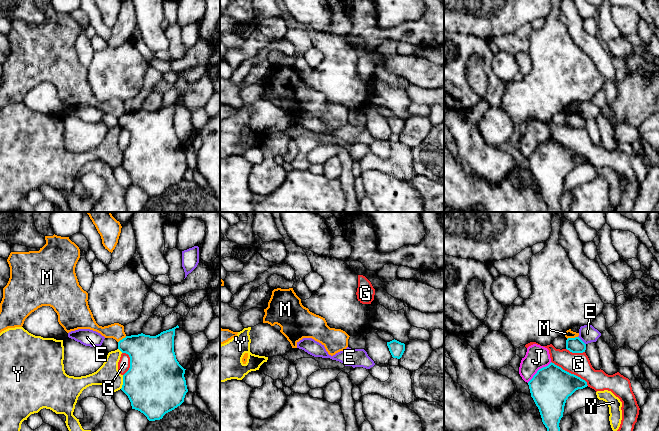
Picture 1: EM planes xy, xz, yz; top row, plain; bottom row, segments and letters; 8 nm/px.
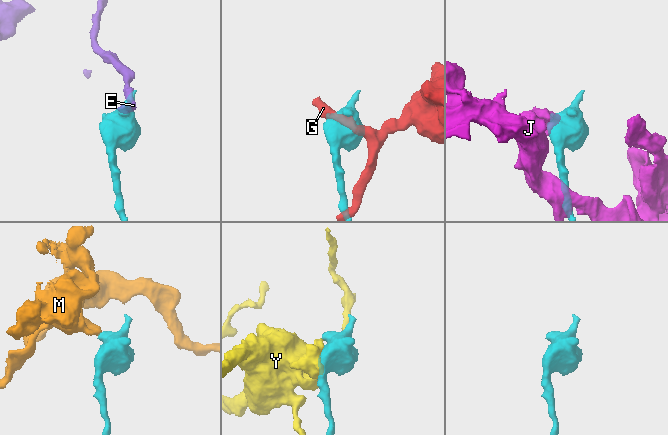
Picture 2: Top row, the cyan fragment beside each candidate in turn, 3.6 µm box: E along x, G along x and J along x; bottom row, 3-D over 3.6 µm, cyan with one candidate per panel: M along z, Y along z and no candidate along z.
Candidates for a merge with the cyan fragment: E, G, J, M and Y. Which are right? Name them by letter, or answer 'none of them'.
none of them

